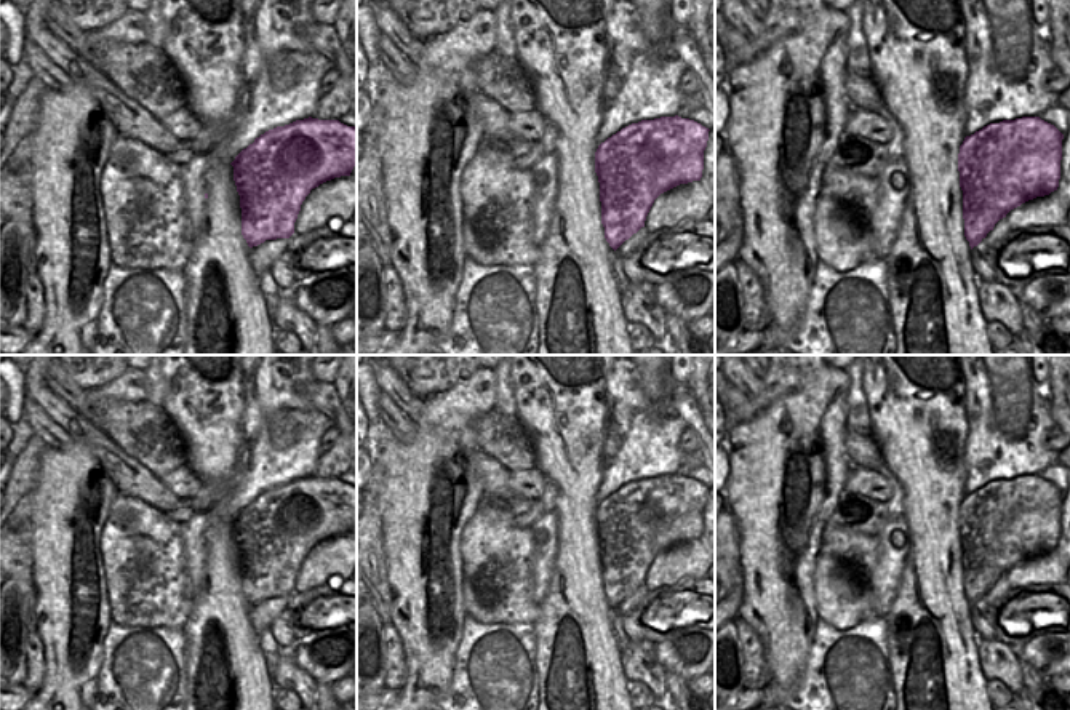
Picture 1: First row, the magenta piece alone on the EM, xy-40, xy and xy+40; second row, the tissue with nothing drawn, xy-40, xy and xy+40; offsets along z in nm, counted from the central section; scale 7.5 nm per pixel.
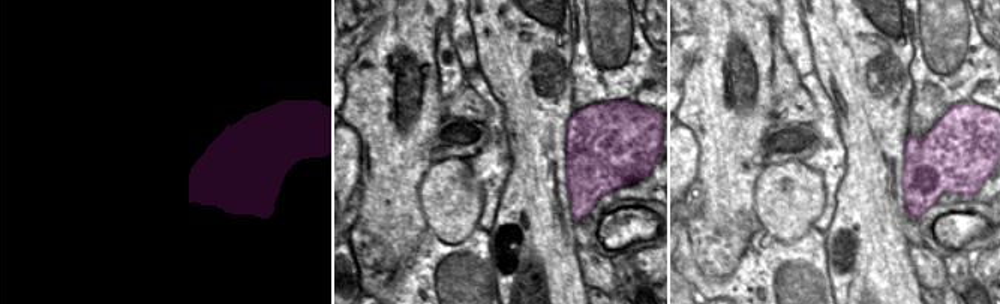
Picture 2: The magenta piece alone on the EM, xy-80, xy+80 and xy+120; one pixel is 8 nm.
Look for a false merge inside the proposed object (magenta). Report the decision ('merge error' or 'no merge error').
merge error

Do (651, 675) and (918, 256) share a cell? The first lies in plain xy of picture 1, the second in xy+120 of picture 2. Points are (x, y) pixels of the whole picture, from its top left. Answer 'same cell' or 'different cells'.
same cell

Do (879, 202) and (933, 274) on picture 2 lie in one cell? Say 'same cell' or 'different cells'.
different cells

